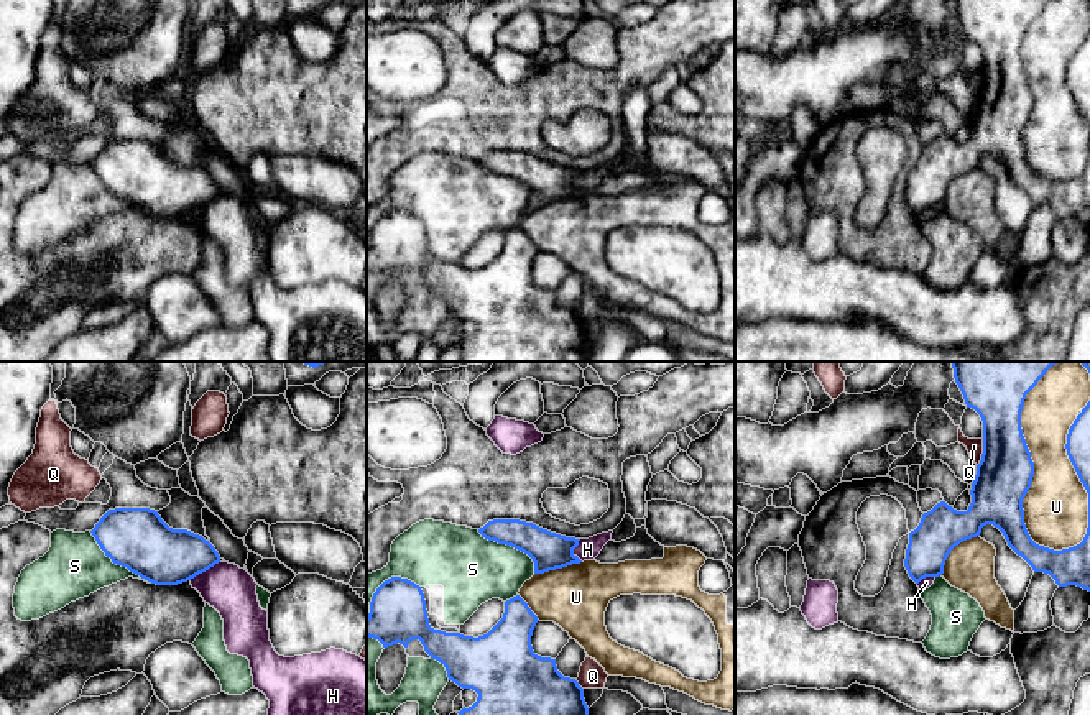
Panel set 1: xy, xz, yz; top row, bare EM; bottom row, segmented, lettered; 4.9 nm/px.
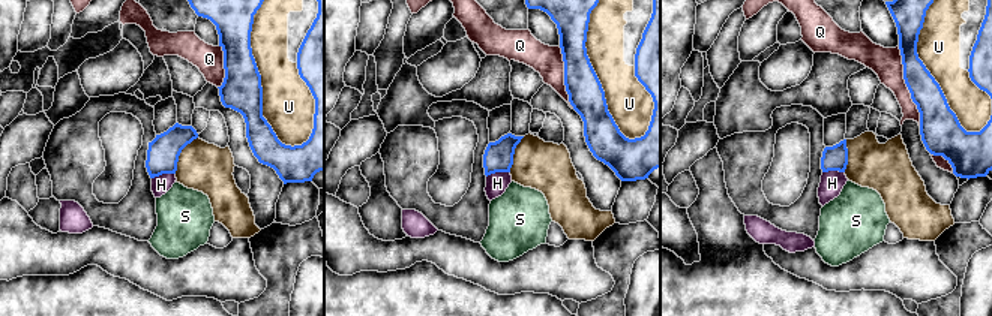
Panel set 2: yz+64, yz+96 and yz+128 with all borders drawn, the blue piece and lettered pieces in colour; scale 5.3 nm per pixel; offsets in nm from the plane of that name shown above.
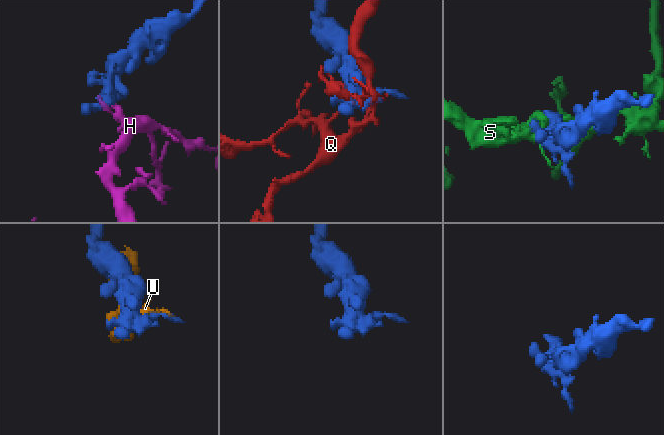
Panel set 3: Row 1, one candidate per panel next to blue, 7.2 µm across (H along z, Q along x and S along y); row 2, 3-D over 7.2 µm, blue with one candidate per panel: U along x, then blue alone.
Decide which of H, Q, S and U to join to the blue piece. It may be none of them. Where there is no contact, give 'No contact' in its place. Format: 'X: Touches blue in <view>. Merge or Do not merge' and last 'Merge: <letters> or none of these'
H: Touches blue in xy. Do not merge
Q: Touches blue in yz. Do not merge
S: Touches blue in xy. Do not merge
U: Touches blue in yz. Do not merge
Merge: none of these

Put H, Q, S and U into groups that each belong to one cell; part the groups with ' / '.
H / Q / S / U

